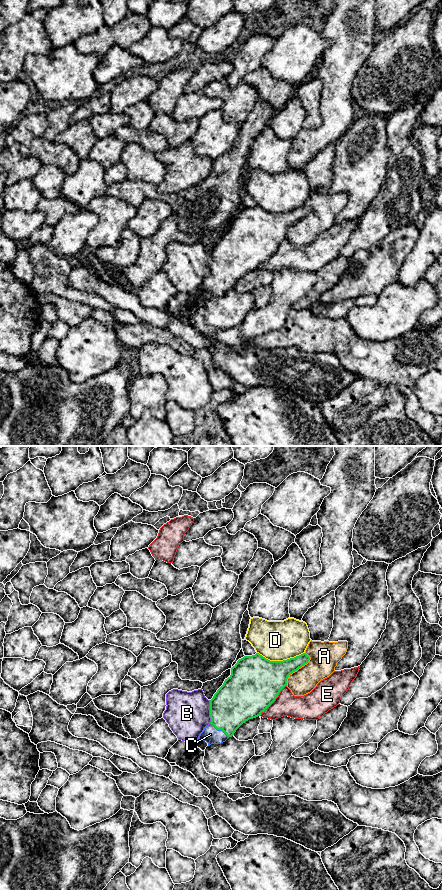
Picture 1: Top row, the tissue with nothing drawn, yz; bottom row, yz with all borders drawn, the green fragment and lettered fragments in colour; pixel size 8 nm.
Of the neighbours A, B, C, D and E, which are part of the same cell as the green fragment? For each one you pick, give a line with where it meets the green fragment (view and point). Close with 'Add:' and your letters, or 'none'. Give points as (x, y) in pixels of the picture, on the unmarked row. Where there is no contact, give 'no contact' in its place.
C: contact yz (219, 281)
Add: C

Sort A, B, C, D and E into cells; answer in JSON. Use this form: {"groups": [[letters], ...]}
{"groups": [["A"], ["B"], ["C"], ["D"], ["E"]]}

